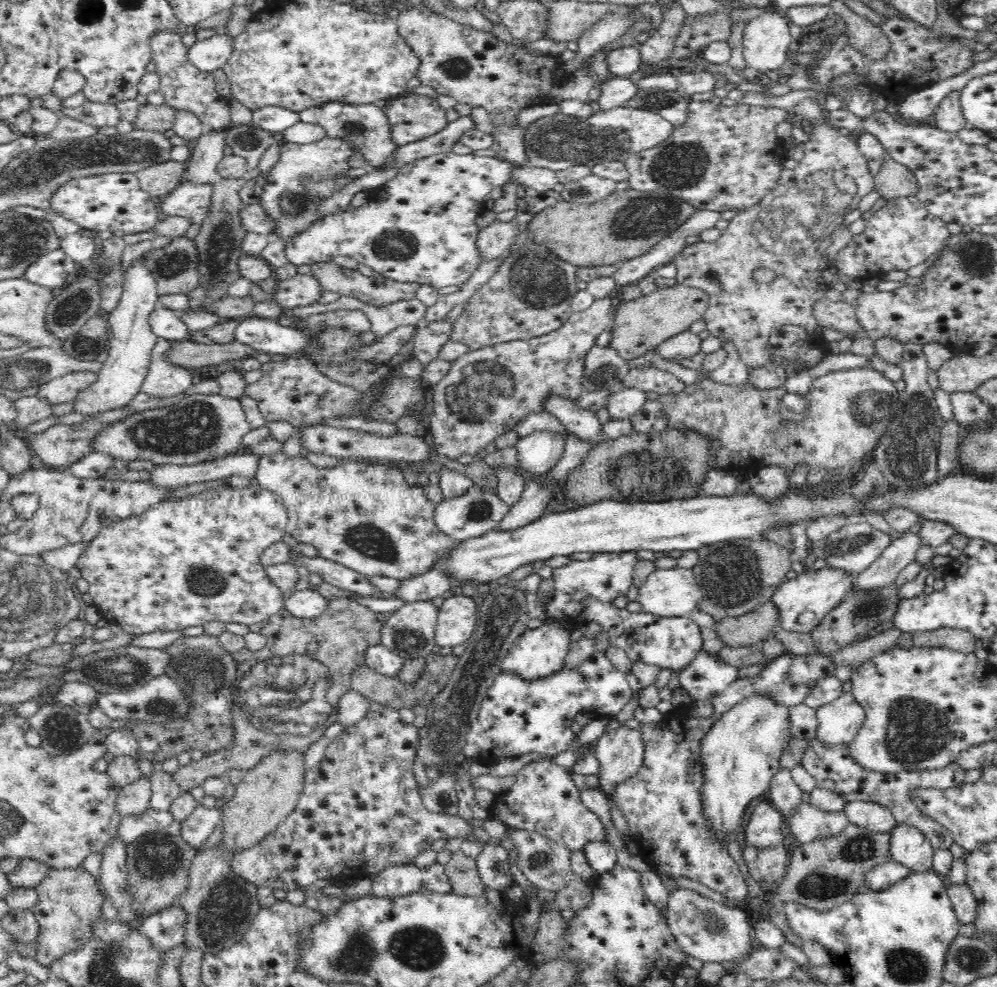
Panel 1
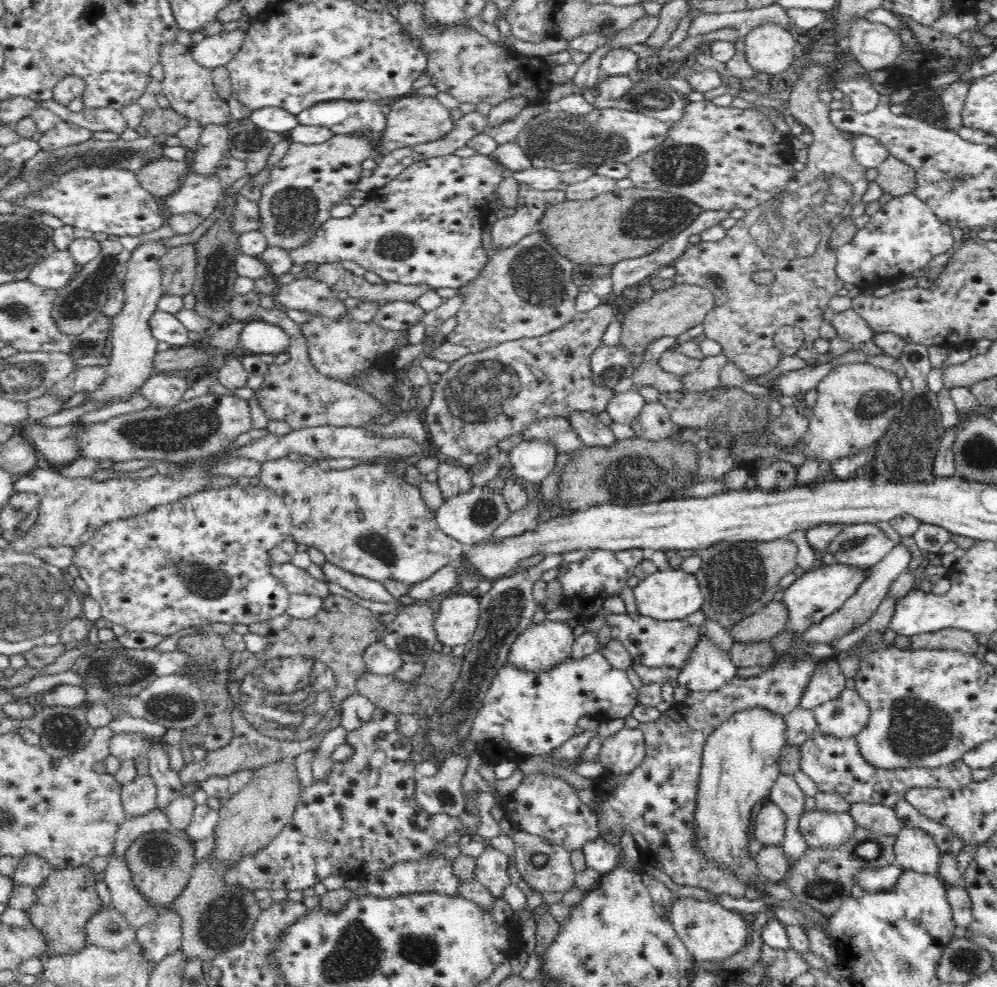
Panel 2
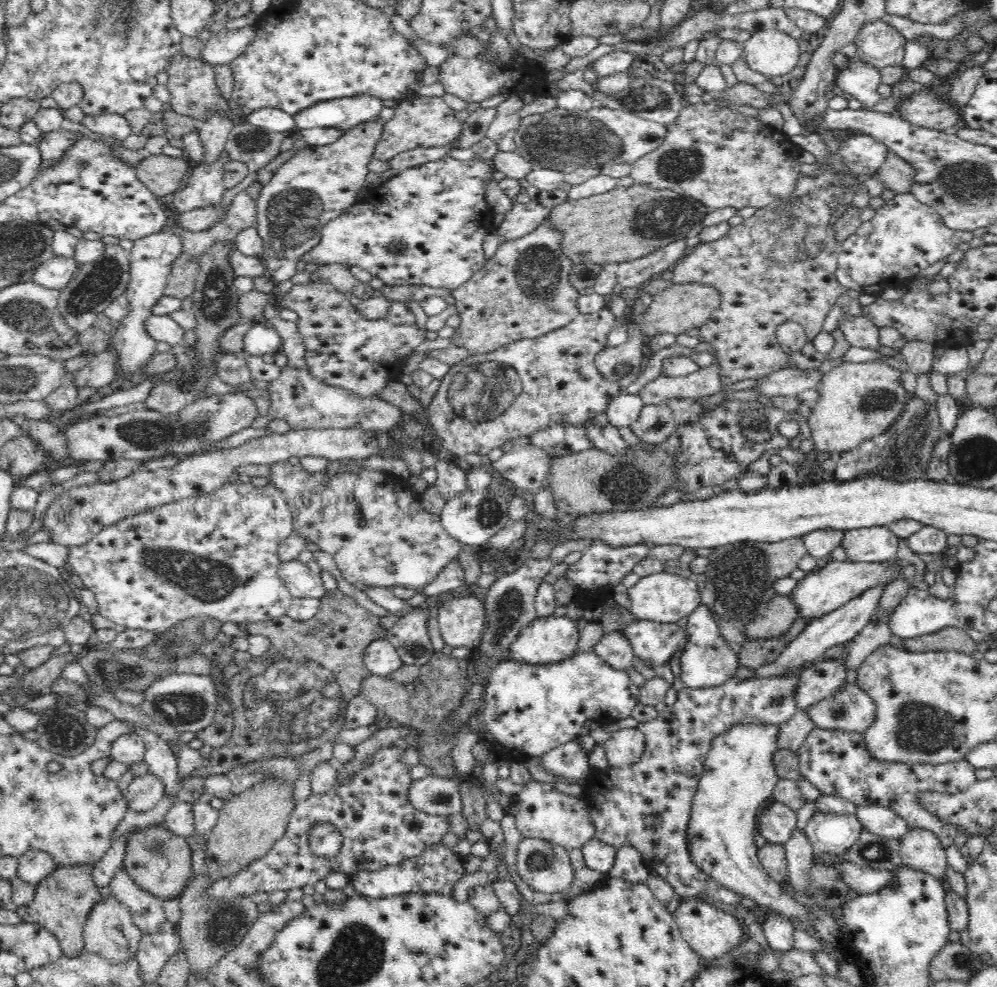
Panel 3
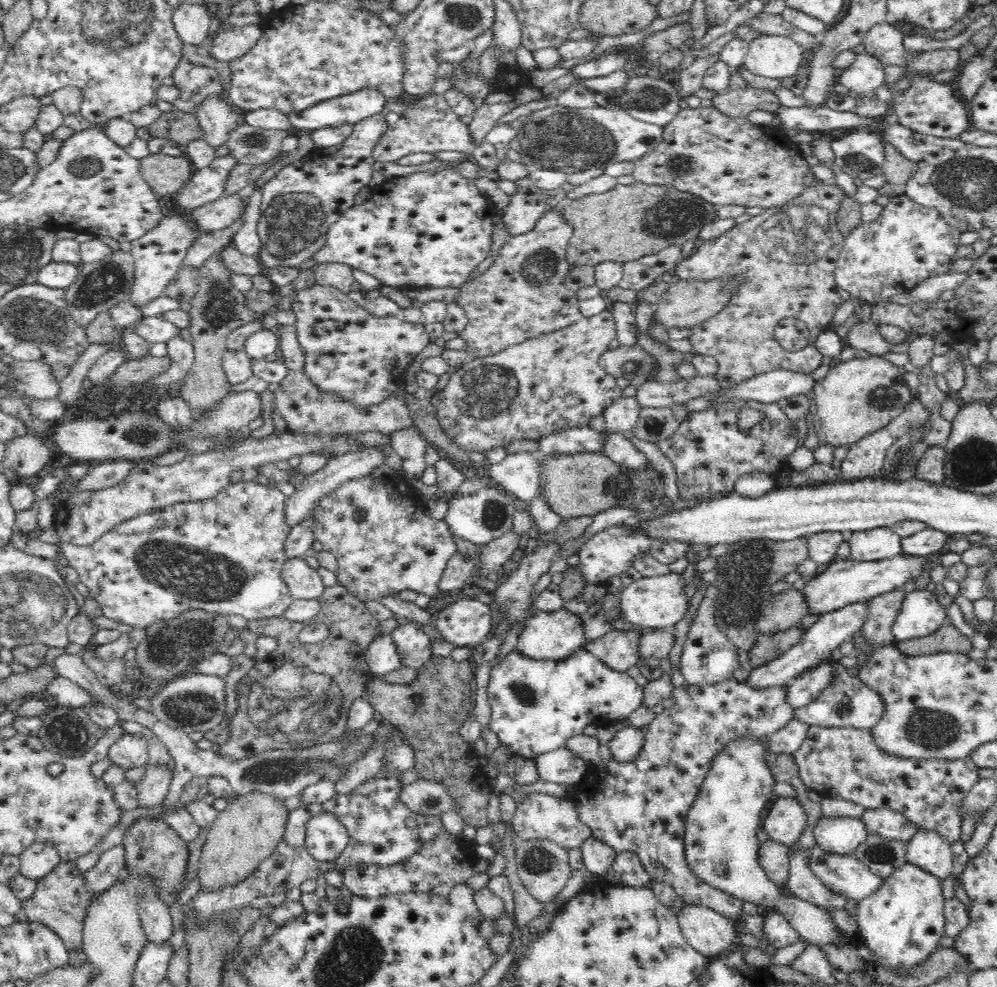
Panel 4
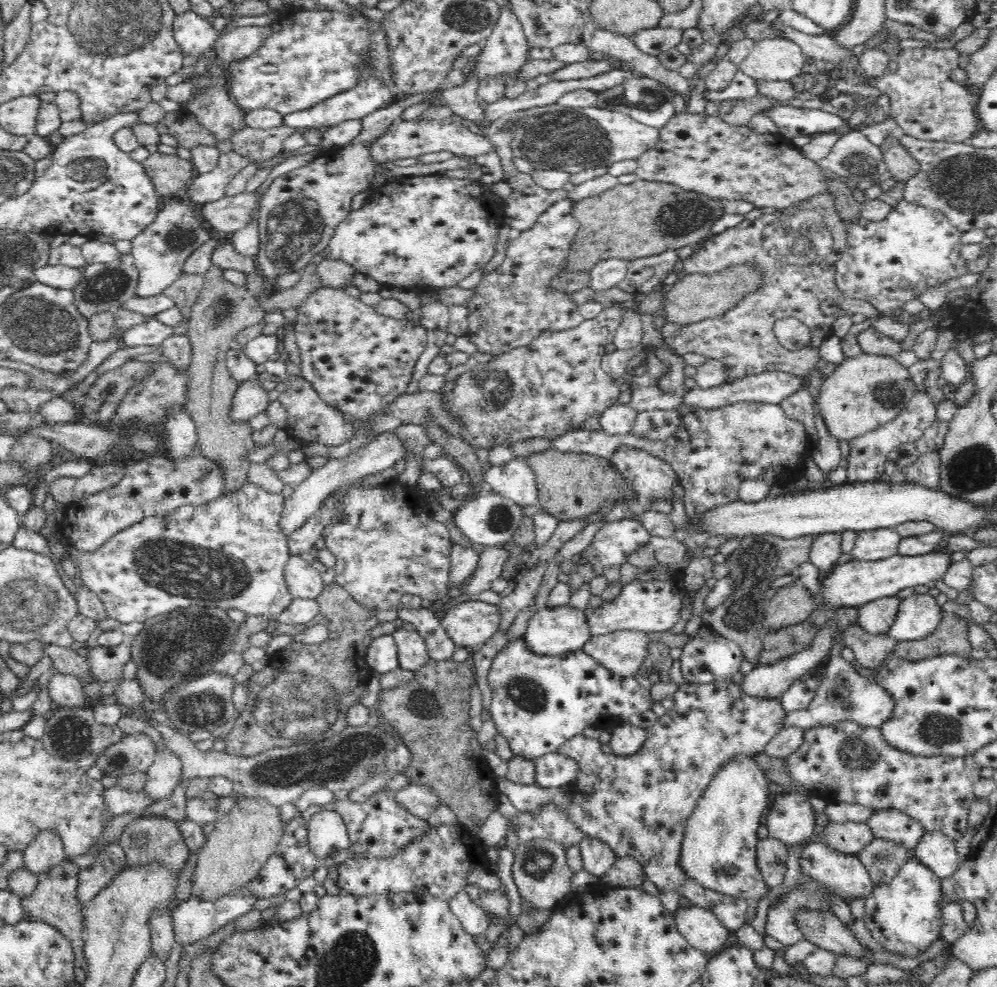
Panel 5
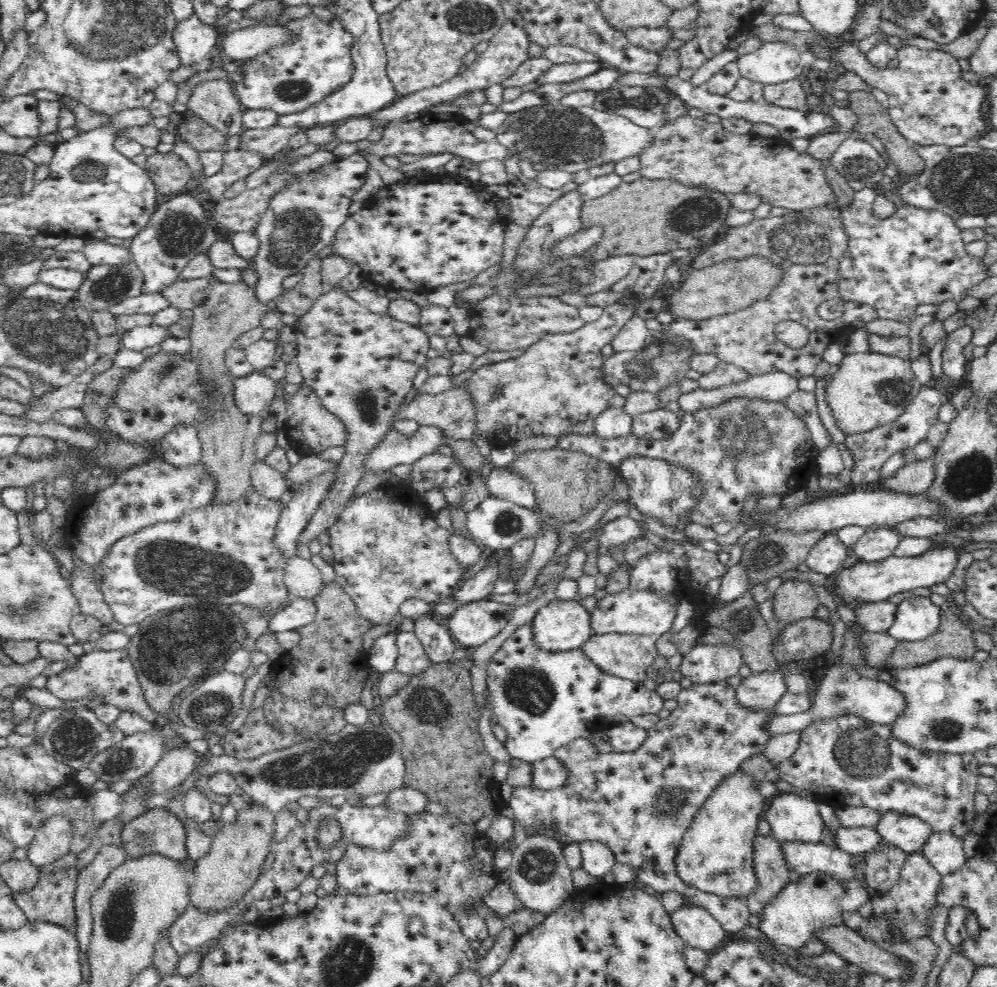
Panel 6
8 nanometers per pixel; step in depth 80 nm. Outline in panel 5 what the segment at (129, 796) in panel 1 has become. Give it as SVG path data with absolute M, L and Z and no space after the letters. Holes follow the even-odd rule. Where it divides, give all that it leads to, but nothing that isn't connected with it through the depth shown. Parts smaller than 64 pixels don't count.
M165 748L145 772L146 784L143 789L145 796L154 803L168 799L180 780L180 772L182 772L180 759Z

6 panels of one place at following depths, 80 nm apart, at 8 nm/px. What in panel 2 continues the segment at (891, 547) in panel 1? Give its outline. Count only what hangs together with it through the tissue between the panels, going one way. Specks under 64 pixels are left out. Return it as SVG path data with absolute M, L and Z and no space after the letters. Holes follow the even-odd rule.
M902 543L895 544L881 561L878 561L865 572L865 577L857 586L856 592L847 599L840 610L828 615L820 624L810 626L806 632L800 634L800 637L804 637L806 641L832 643L832 640L838 640L838 638L842 638L842 636L865 624L868 618L874 614L880 602L886 598L896 578L910 566L910 562L912 562L912 550Z

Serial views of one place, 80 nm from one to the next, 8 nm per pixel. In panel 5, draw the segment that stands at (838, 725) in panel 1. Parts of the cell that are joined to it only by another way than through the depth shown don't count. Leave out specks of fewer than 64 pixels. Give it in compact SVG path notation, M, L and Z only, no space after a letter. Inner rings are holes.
M840 638L830 652L829 662L824 670L824 680L820 682L821 686L816 697L804 710L790 712L786 718L785 726L800 726L806 729L850 722L864 729L872 727L872 729L878 730L884 722L888 722L888 719L892 716L894 701L882 687L861 676L850 663L840 656L839 650L842 645L844 645L844 642Z

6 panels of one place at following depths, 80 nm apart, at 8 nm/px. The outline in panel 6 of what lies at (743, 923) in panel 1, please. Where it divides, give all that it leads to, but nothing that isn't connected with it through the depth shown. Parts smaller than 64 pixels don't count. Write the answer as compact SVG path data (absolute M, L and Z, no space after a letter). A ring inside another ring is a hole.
M683 906L670 916L676 932L694 948L710 953L726 938L727 930L705 908Z

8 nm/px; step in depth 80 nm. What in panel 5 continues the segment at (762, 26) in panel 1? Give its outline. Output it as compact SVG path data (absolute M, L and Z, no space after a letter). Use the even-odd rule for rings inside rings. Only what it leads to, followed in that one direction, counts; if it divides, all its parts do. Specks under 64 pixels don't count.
M763 38L753 44L752 52L744 58L744 62L738 68L754 79L790 81L803 72L803 66L806 62L802 54L798 44L787 38Z

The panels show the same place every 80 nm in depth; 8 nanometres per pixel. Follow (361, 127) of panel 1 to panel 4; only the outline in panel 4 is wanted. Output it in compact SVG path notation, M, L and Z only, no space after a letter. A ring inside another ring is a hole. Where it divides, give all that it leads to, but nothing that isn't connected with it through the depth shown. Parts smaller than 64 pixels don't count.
M362 89L352 94L328 99L309 109L290 113L290 122L299 132L322 127L352 125L385 110L387 100L377 90Z

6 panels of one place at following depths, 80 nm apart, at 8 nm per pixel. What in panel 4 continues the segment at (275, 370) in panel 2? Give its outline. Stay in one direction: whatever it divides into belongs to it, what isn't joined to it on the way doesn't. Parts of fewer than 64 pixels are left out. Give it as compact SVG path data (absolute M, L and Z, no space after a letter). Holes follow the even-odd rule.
M279 324L275 331L279 337L279 357L283 357L287 373L274 392L273 412L287 421L288 432L337 435L375 431L391 435L394 431L412 427L408 409L397 396L390 396L378 404L358 407L338 393L320 389L304 373L305 353L300 347L296 326Z

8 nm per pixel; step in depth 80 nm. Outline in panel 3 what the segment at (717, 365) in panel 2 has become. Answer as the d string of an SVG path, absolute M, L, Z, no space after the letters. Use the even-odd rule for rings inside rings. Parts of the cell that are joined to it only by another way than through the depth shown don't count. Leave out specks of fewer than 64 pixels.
M714 358L710 366L699 368L686 376L658 376L639 390L639 397L647 404L665 404L667 398L698 398L721 393L721 363Z

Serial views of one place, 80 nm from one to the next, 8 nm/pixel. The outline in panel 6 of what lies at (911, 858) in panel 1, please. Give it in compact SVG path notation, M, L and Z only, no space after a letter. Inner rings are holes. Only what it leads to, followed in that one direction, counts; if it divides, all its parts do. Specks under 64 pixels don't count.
M932 831L928 842L921 846L921 855L941 876L954 874L969 860L964 855L963 840L948 832Z

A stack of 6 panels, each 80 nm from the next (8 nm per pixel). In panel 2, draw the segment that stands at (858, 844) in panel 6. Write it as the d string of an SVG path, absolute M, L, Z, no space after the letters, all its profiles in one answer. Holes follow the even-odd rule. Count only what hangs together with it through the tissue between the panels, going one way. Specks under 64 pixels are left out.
M806 810L799 821L800 835L808 847L838 847L854 834L856 828L849 811Z

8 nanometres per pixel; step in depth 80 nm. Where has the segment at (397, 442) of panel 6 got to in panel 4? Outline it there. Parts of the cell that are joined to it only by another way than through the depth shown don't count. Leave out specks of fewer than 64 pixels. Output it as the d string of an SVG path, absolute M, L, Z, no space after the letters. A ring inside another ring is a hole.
M370 446L363 450L358 450L356 453L344 454L344 456L332 457L328 459L328 462L320 470L310 474L306 478L306 482L296 488L294 491L290 491L287 494L287 515L288 522L294 526L296 523L302 522L303 518L309 514L314 506L318 503L318 500L329 494L330 491L336 490L335 488L342 482L348 479L363 477L368 473L372 473L372 470L386 463L386 454L380 449L380 446Z

